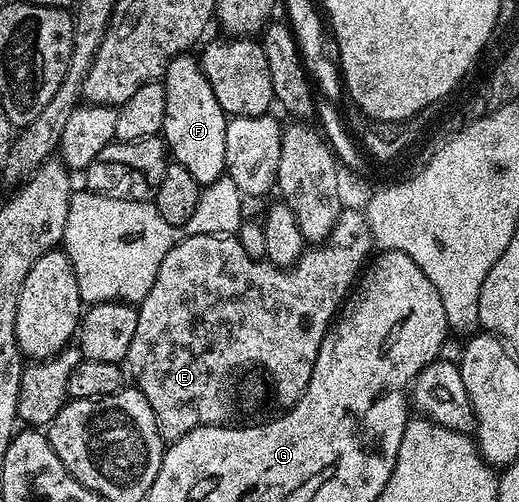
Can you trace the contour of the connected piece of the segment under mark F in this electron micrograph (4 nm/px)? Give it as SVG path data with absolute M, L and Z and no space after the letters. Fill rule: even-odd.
M191 53L179 54L166 68L162 83L165 88L165 122L162 137L171 161L190 172L201 187L225 177L226 124L229 115L214 97L214 88L206 80L199 61Z

